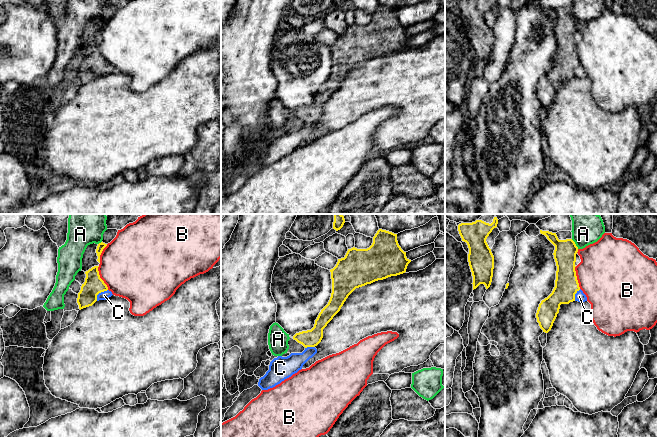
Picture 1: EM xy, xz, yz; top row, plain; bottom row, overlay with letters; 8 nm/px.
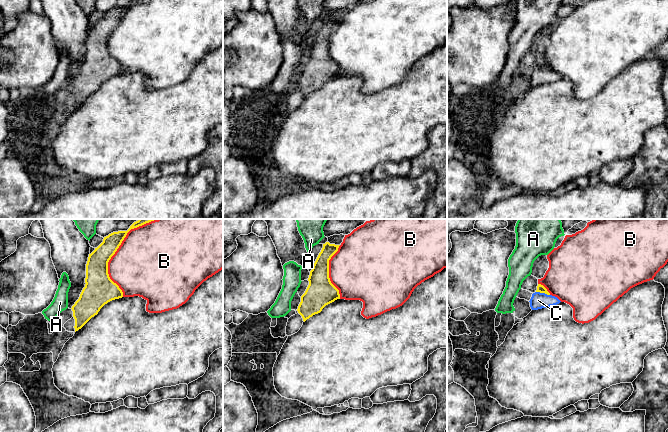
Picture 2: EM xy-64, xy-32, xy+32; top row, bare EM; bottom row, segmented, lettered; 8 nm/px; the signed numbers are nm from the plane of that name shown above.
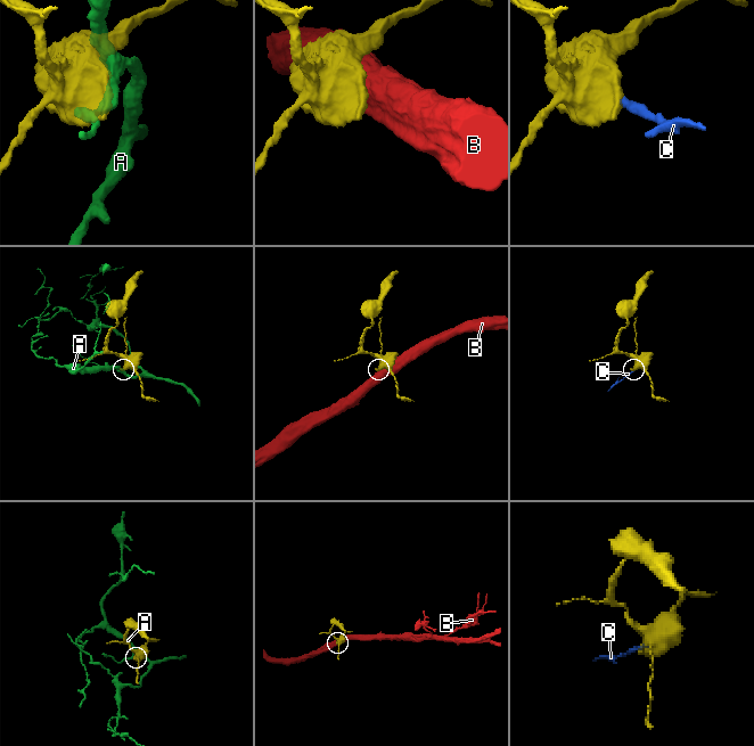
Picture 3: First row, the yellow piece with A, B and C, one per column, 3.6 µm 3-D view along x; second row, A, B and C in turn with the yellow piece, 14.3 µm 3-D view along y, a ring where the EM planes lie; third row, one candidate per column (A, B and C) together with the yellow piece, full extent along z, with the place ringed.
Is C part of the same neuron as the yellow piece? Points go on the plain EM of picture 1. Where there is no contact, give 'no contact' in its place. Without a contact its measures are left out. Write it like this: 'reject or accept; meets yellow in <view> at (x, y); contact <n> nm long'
accept; meets yellow in xy at (99, 68); contact 130 nm long

